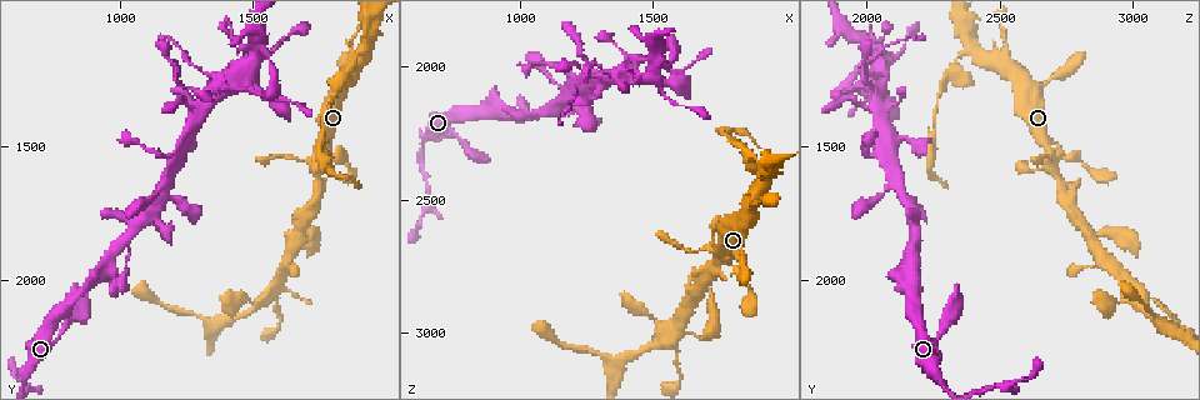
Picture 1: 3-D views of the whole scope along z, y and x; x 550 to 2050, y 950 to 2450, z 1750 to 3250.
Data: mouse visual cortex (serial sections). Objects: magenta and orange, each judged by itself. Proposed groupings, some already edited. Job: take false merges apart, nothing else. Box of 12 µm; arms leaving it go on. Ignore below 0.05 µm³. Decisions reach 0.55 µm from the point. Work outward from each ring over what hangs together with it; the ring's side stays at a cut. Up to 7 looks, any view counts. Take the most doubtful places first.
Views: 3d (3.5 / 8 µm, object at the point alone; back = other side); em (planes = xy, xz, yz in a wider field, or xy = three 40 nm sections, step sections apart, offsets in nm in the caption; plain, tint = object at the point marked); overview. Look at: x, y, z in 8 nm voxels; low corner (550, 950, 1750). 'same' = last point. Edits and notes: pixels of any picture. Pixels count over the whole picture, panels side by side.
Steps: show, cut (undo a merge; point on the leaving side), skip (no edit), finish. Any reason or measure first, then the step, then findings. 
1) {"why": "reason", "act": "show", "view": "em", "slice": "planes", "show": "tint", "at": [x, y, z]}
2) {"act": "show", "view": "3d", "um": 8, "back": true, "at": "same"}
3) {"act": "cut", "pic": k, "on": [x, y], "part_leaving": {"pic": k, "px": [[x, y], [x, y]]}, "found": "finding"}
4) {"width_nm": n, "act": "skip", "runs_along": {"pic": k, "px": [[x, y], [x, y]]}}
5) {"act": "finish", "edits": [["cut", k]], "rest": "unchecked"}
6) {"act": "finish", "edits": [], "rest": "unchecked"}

{"why": "sharp bend", "act": "show", "view": "3d", "um": 3.5, "at": [1860, 1230, 2330]}

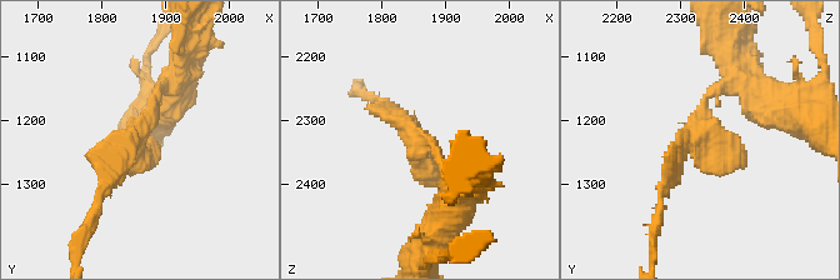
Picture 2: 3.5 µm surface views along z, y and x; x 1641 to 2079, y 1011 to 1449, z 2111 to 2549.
{"why": "shape alone is not enough", "act": "show", "view": "em", "slice": "xy", "step": 5, "show": "tint", "at": [1855, 1215, 2325]}

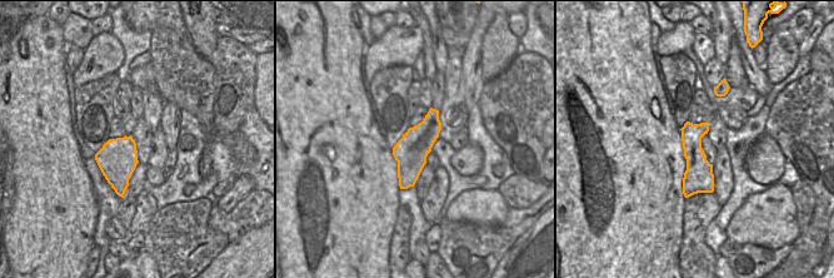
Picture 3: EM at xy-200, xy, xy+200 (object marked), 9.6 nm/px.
{"width_nm": 320, "act": "cut", "pic": 2, "on": [665, 183], "part_leaving": {"pic": 2, "px": [[679, 150], [663, 185], [653, 258]]}, "found": "a second cell is stuck on"}

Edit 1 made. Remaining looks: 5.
{"act": "show", "view": "overview"}

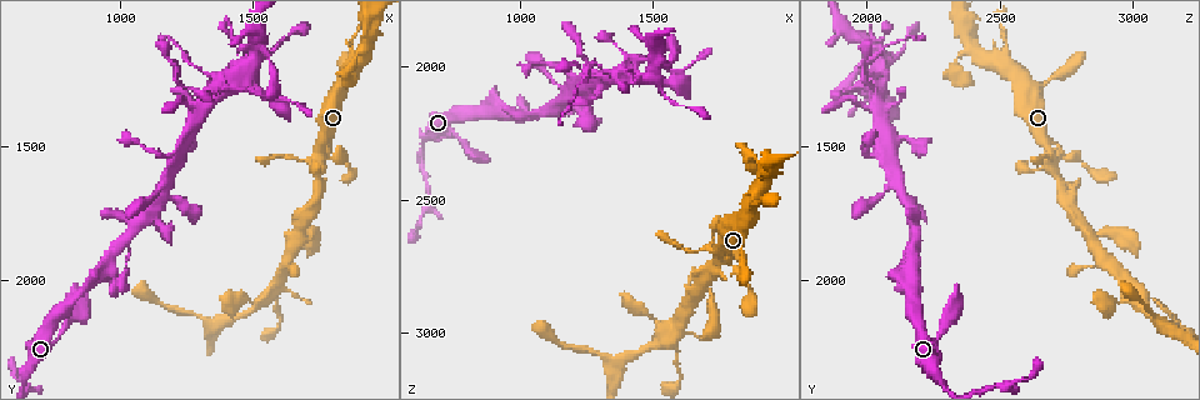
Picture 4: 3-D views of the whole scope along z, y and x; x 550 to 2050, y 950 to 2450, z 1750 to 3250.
{"why": "thick turns thin", "act": "show", "view": "3d", "um": 8, "back": true, "at": [1740, 1530, 2690]}

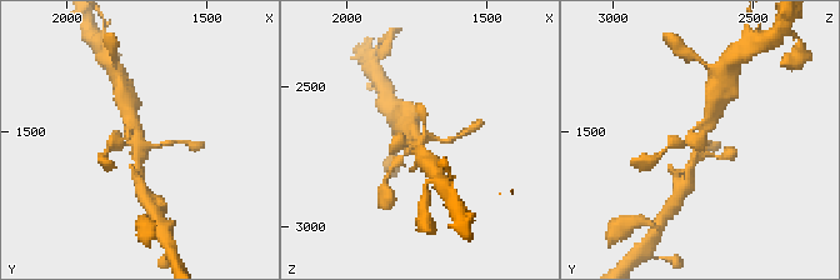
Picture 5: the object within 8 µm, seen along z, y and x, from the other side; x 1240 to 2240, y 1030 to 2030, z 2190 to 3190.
{"act": "show", "view": "3d", "um": 3.5, "at": [1750, 1530, 2690]}

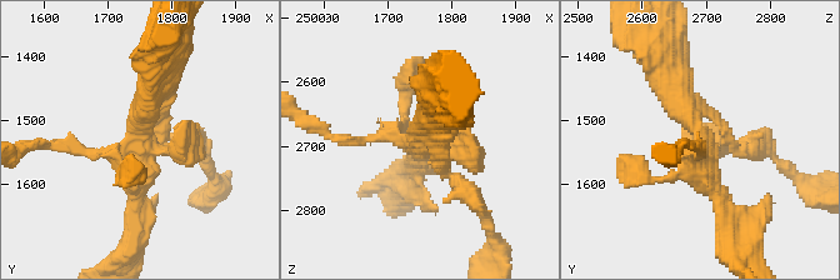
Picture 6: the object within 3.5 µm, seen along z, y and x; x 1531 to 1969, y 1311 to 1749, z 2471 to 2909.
{"why": "shape alone is not enough", "act": "show", "view": "em", "slice": "planes", "show": "tint", "at": [1750, 1530, 2700]}

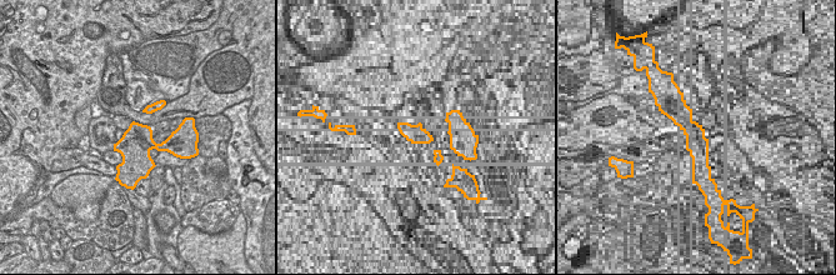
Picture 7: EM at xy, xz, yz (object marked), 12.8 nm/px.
{"act": "skip", "found": "all the same cell"}

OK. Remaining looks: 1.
{"act": "finish", "edits": [["cut", 2]], "rest": "unchecked"}

